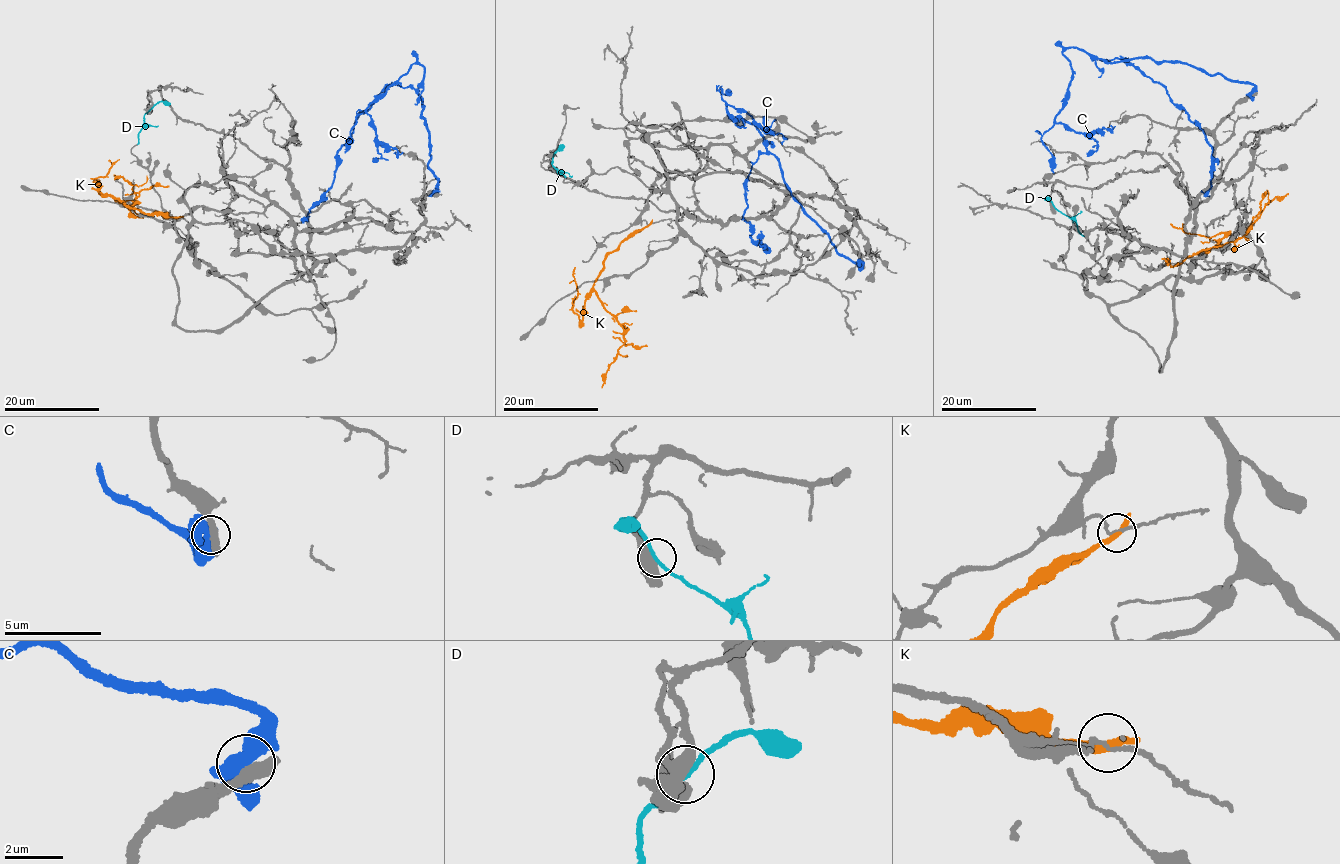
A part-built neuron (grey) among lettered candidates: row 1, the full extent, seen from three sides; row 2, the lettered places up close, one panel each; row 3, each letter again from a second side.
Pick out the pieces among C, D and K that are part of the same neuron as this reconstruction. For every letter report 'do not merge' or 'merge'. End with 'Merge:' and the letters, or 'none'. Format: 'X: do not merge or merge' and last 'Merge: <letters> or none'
C: do not merge
D: merge
K: do not merge
Merge: D

